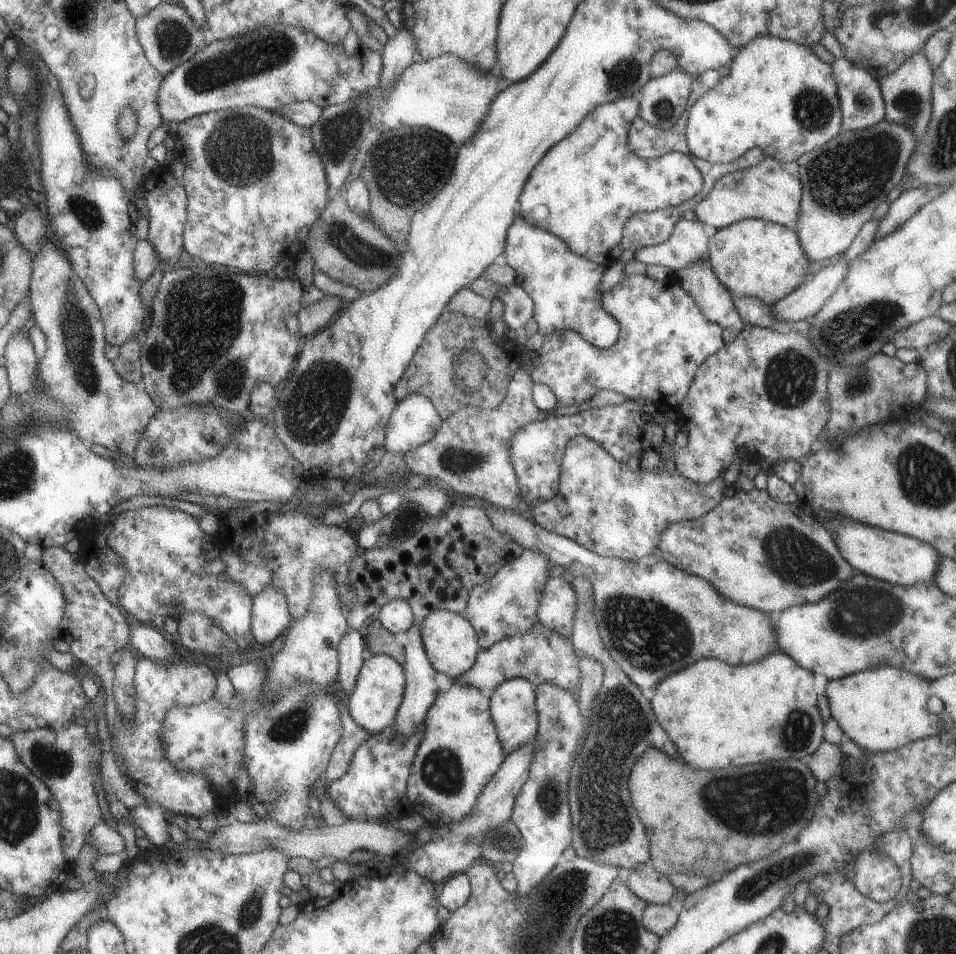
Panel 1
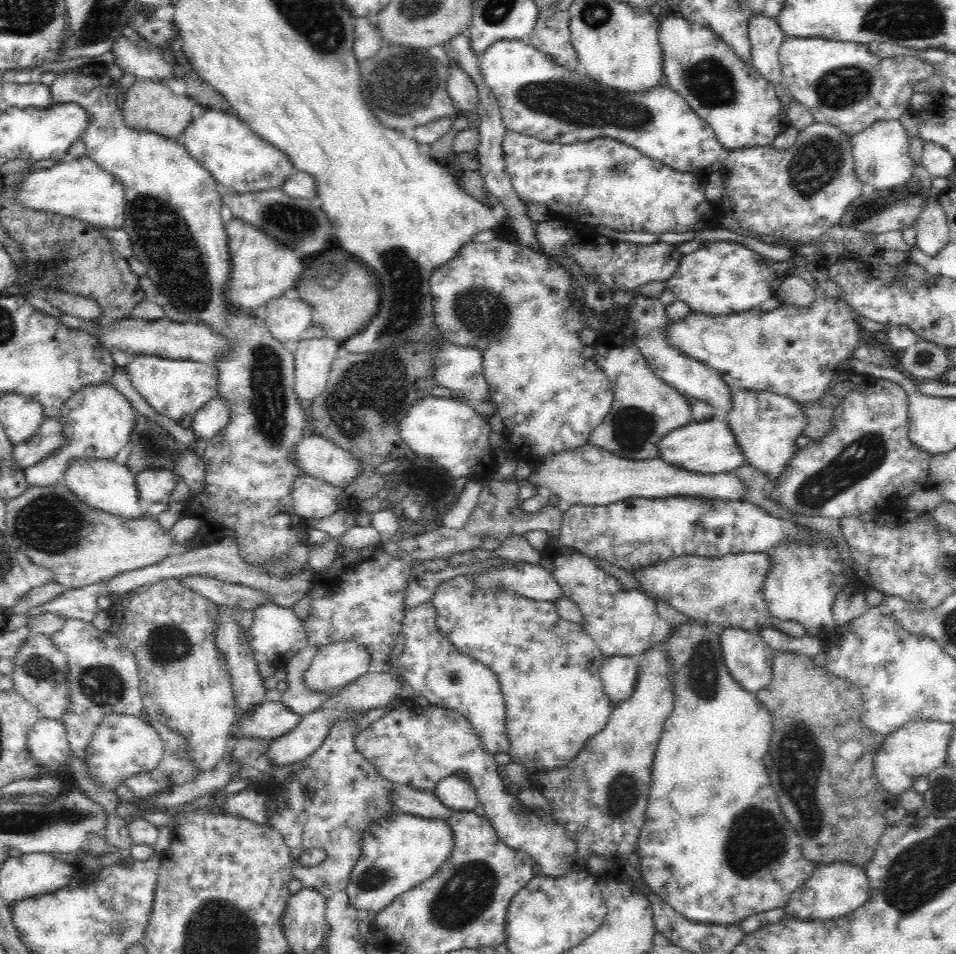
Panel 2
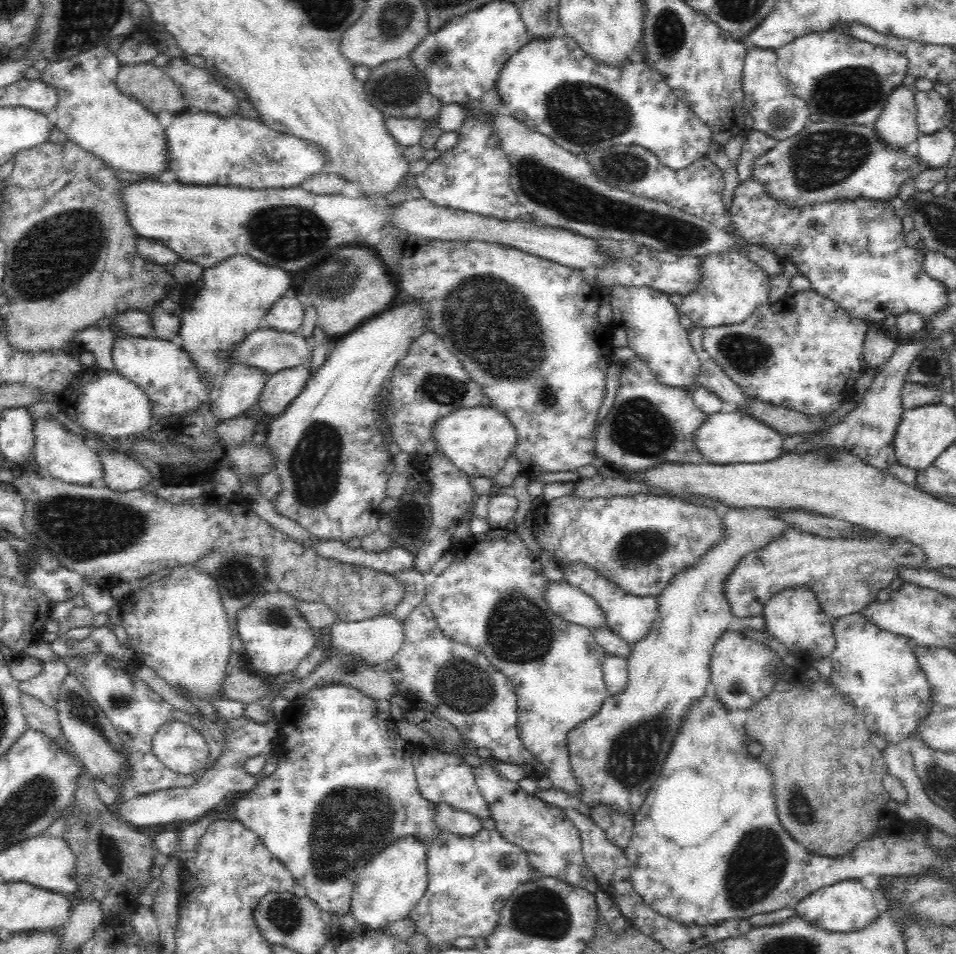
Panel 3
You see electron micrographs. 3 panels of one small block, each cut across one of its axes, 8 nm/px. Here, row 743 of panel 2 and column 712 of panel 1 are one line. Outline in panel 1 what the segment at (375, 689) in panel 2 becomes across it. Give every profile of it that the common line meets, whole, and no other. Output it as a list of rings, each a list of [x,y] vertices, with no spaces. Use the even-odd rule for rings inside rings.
[[[708,261],[681,269],[677,275],[678,284],[694,300],[706,320],[738,332],[746,327],[736,313],[731,294],[718,281]]]

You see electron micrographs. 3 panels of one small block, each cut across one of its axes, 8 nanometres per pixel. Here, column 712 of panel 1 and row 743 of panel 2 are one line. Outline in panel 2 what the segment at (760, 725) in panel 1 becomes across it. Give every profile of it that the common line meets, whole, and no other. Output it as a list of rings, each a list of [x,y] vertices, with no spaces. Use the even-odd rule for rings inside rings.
[[[694,619],[673,626],[663,642],[663,653],[667,654],[672,671],[674,710],[665,720],[657,745],[646,820],[635,852],[641,861],[639,872],[646,885],[677,913],[696,923],[729,926],[739,924],[751,914],[786,906],[790,895],[810,878],[818,864],[803,857],[802,840],[782,816],[778,800],[770,788],[762,760],[768,754],[771,742],[772,714],[759,703],[755,694],[743,690],[730,675],[722,657],[721,630],[716,624]],[[660,808],[668,812],[668,822],[670,818],[678,818],[682,826],[688,826],[686,822],[696,818],[696,832],[652,832],[658,830]]]

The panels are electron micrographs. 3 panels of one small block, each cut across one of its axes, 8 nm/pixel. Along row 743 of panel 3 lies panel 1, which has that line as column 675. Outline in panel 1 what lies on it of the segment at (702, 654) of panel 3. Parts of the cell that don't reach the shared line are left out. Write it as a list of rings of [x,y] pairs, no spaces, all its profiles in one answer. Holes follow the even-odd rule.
[[[491,503],[484,504],[482,508],[494,528],[512,537],[522,549],[541,553],[553,566],[562,566],[575,578],[589,581],[599,638],[614,663],[618,664],[620,671],[641,690],[654,689],[666,679],[666,676],[674,675],[701,659],[710,658],[728,665],[740,665],[758,661],[777,650],[771,614],[729,602],[706,580],[671,566],[657,552],[636,561],[604,557],[583,548],[567,537],[540,527],[522,513]]]

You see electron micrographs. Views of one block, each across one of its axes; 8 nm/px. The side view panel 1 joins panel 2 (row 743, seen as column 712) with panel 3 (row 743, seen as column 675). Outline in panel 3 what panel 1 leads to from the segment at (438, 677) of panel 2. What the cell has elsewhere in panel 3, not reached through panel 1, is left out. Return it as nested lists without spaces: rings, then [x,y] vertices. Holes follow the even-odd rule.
[[[425,600],[414,608],[406,620],[403,620],[403,629],[404,640],[398,652],[386,665],[396,691],[406,698],[410,709],[412,711],[424,710],[434,714],[438,719],[447,720],[456,727],[462,738],[472,740],[478,749],[488,749],[490,756],[496,760],[520,766],[526,777],[537,779],[537,777],[544,776],[546,773],[544,763],[538,761],[532,753],[526,750],[518,735],[518,692],[514,684],[504,674],[498,672],[480,651],[448,639],[440,631]]]

